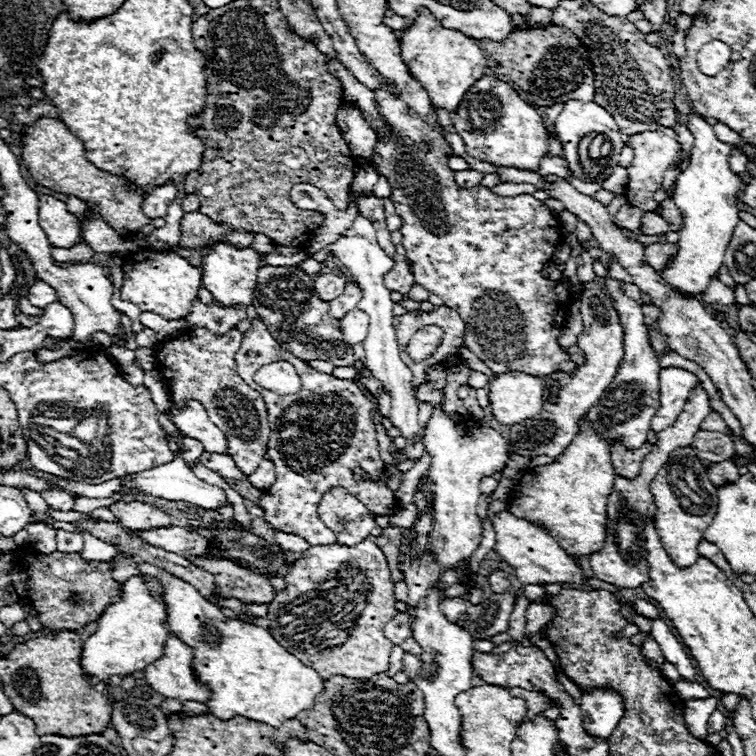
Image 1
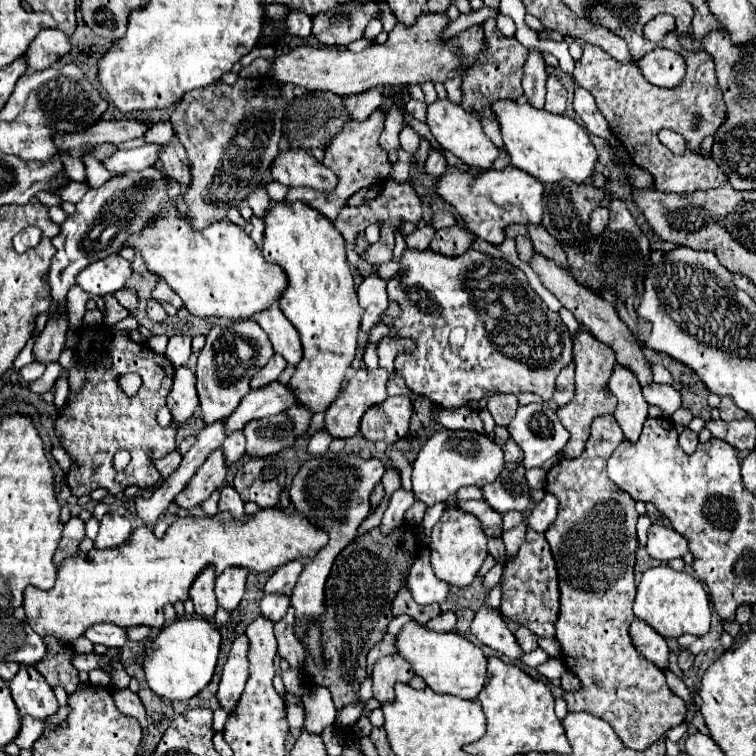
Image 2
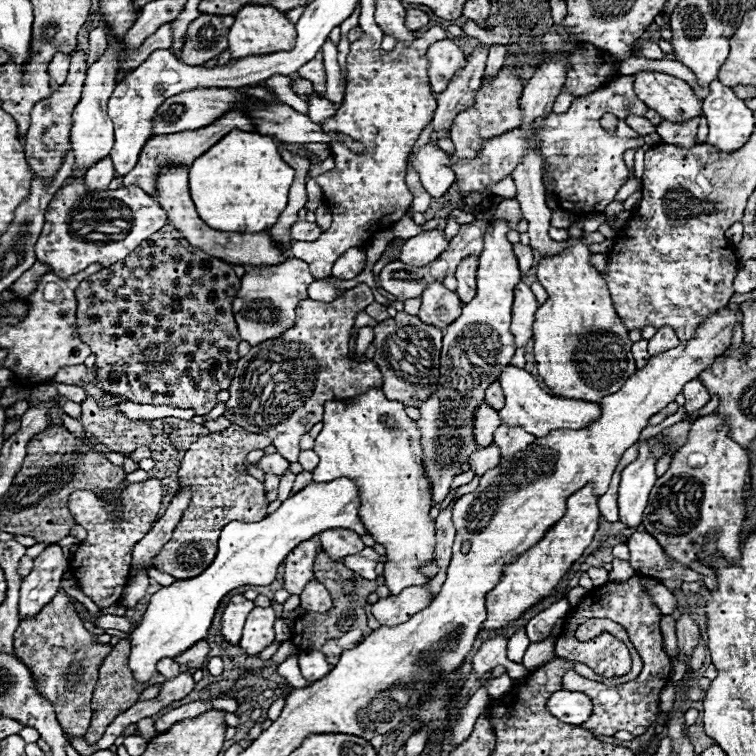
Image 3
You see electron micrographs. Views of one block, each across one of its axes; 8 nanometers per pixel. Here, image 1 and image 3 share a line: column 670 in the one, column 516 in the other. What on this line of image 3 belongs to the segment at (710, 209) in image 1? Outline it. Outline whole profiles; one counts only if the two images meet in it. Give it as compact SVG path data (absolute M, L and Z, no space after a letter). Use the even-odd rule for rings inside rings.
M496 218L484 234L484 250L478 266L478 290L472 302L462 306L462 314L444 330L444 346L440 354L440 382L436 392L422 402L420 432L424 448L426 476L434 484L434 504L442 502L450 490L460 466L468 462L470 454L478 448L472 436L472 418L478 404L484 400L484 390L498 380L500 370L510 364L516 348L510 334L510 312L514 286L522 274L512 252L512 242L506 238L510 226L506 220Z

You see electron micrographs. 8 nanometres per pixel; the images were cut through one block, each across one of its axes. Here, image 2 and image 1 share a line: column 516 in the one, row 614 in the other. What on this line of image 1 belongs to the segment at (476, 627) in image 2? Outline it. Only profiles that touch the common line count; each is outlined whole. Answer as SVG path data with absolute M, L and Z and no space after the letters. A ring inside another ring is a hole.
M636 598L634 608L636 608L642 616L646 616L646 618L650 618L650 620L658 618L658 608L656 608L654 604L650 604L648 600L644 600L644 598Z

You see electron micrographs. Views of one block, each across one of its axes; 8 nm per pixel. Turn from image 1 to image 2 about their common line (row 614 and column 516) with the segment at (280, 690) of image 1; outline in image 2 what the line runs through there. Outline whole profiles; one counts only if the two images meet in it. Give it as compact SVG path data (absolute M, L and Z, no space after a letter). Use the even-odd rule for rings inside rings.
M448 166L446 172L436 178L438 196L456 208L456 212L466 222L468 232L490 244L502 244L504 230L510 224L530 226L542 222L542 190L544 184L540 180L528 176L516 166L506 166L502 170L486 170L480 174Z

